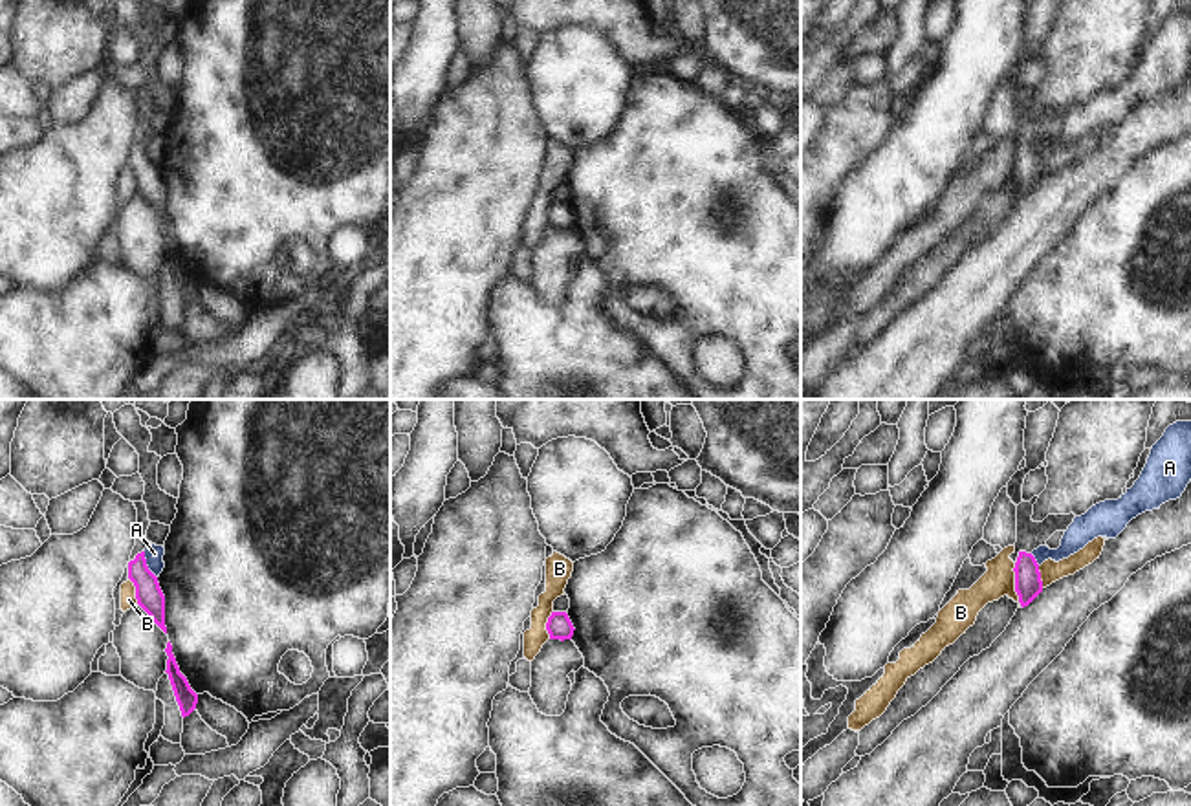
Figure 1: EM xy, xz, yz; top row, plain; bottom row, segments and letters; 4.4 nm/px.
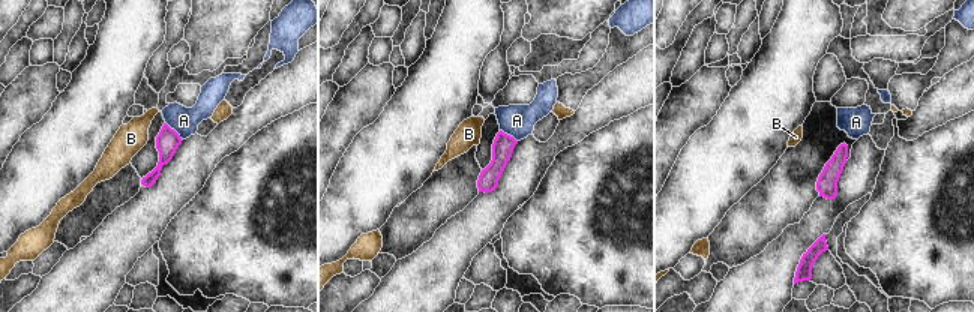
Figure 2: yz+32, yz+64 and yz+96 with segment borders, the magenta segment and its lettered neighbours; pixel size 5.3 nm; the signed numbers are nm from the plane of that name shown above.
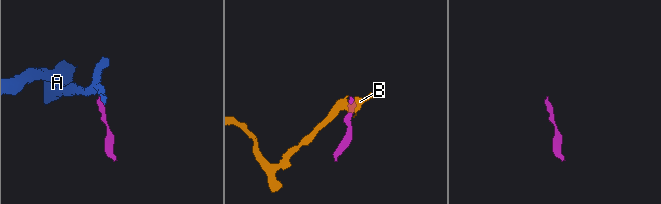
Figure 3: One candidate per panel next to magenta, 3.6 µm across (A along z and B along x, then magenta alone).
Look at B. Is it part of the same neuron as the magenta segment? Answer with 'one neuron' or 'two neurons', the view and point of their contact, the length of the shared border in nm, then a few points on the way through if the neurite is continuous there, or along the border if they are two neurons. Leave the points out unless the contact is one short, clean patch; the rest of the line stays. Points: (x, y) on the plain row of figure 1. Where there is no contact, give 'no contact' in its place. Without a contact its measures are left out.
two neurons | yz (1016, 174) | 190 nm | along yz (1014, 152), (1014, 180), (1021, 195)

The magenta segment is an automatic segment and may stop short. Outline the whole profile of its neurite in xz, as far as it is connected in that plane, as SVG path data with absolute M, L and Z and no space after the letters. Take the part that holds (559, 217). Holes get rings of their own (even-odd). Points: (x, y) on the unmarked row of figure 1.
M552 202L546 212L546 220L550 223L550 229L572 229L574 225L574 214L566 202Z

